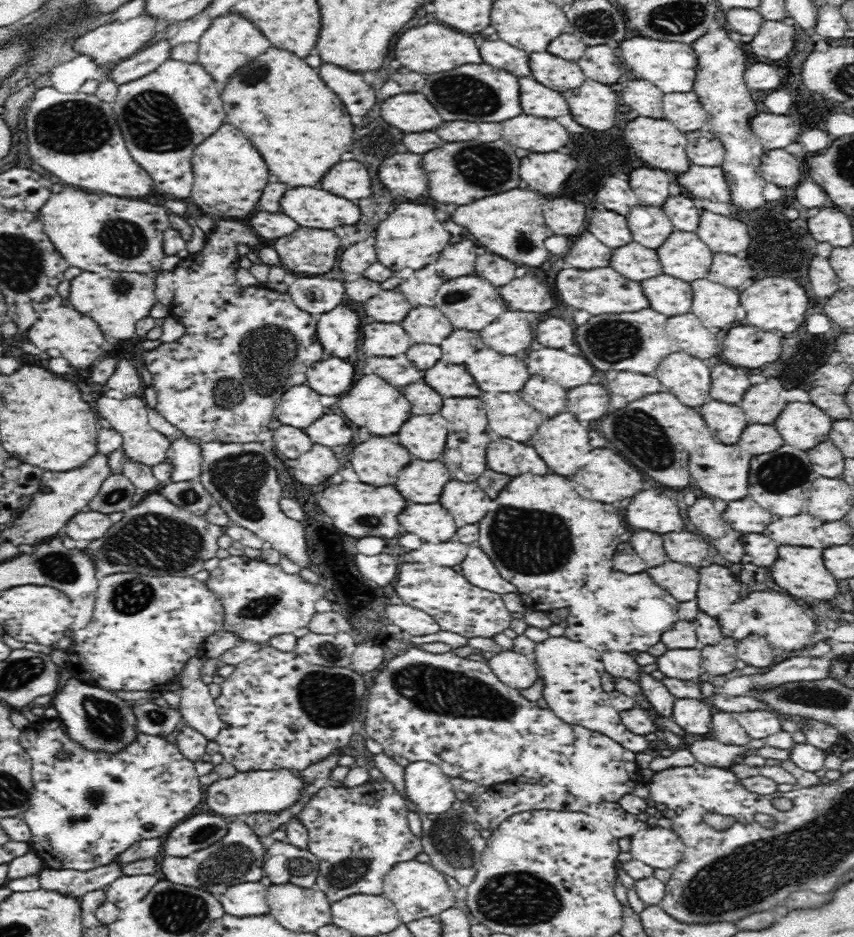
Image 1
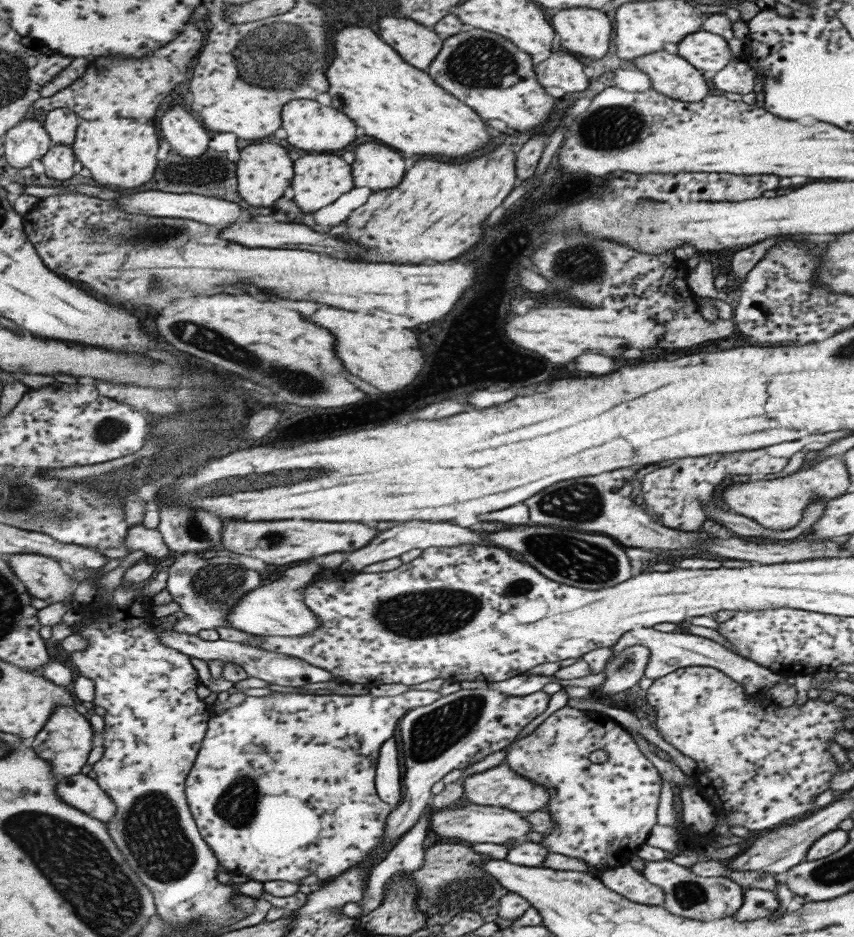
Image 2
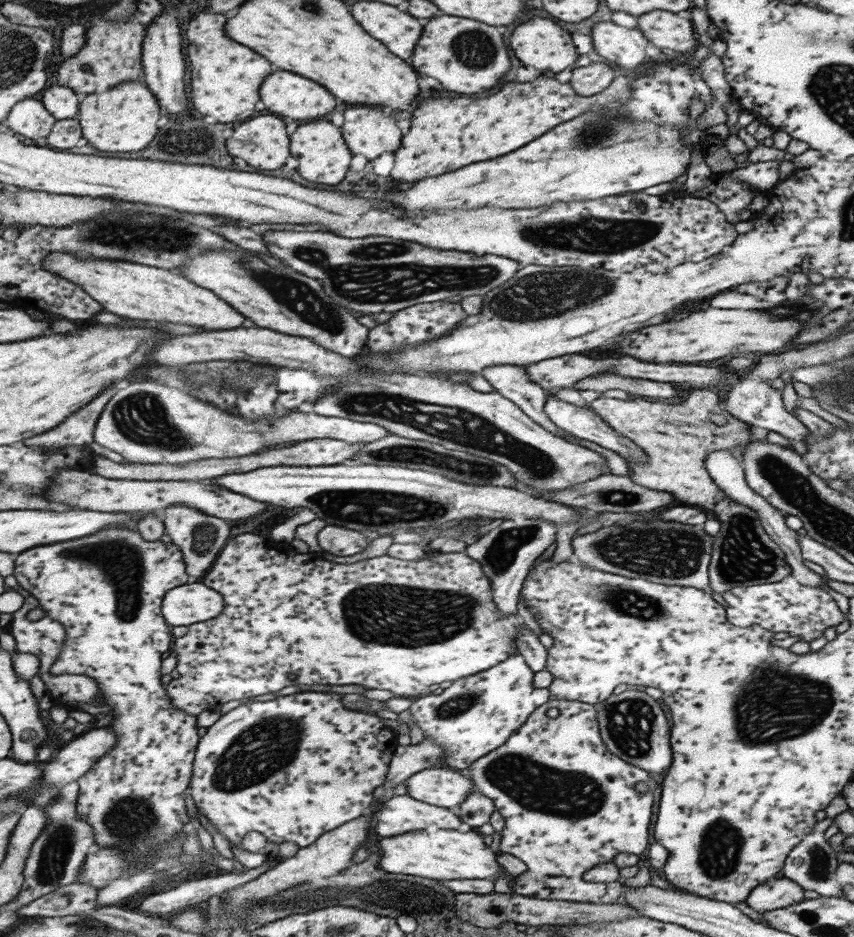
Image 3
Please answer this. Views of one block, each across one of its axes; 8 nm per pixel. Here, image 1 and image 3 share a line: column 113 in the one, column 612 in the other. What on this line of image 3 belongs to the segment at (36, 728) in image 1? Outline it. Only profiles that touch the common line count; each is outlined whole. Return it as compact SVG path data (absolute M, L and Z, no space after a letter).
M551 698L542 706L535 708L527 716L527 720L511 734L507 741L499 746L496 750L489 751L481 758L477 758L471 762L468 768L464 771L467 777L473 781L473 788L479 794L492 799L495 811L503 818L503 830L500 832L500 840L498 843L497 852L506 852L515 856L525 864L526 870L532 873L543 874L543 876L560 876L560 877L575 877L580 878L583 872L587 872L589 868L593 868L595 864L603 864L603 862L612 862L613 858L621 852L627 854L635 854L639 856L648 846L649 838L649 822L651 822L651 808L653 808L653 794L651 791L643 793L636 792L633 786L637 782L646 782L649 777L649 772L633 766L633 764L625 764L623 760L619 760L617 756L613 756L611 752L607 752L607 748L603 742L599 740L600 735L597 730L596 710L595 706L586 704L585 702L567 701L563 699Z

